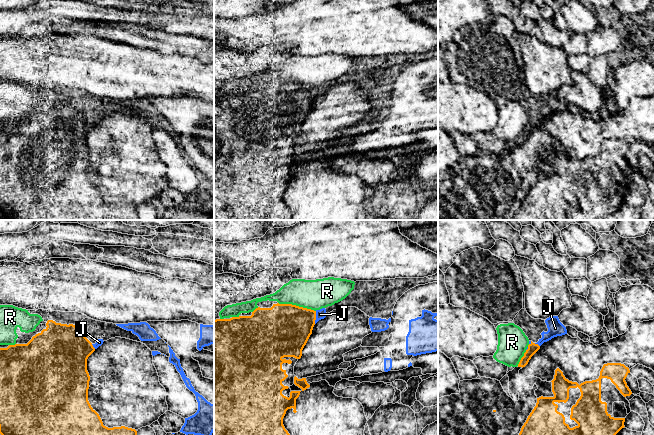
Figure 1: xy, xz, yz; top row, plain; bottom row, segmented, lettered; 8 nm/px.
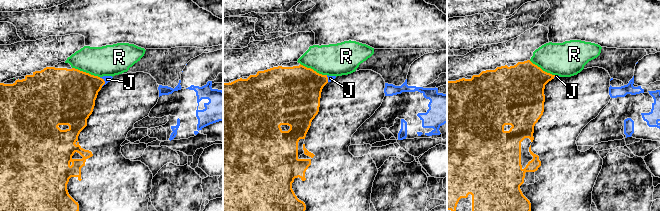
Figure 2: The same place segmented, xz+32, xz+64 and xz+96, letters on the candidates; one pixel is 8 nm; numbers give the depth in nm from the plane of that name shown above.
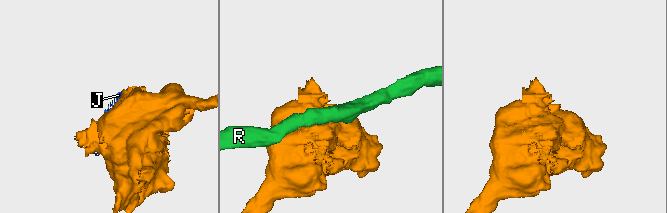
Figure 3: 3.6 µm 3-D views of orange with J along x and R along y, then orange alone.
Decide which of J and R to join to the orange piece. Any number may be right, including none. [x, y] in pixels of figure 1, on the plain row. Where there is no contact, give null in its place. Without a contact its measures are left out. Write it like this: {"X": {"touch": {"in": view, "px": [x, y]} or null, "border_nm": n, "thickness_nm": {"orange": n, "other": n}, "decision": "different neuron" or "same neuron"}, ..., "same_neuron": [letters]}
{"J": {"touch": {"in": "xz", "px": [315, 93]}, "border_nm": 110, "thickness_nm": {"orange": 400, "other": 80}, "decision": "different neuron"}, "R": {"touch": {"in": "xz", "px": [297, 82]}, "border_nm": 320, "thickness_nm": {"orange": 420, "other": 240}, "decision": "different neuron"}, "same_neuron": []}

